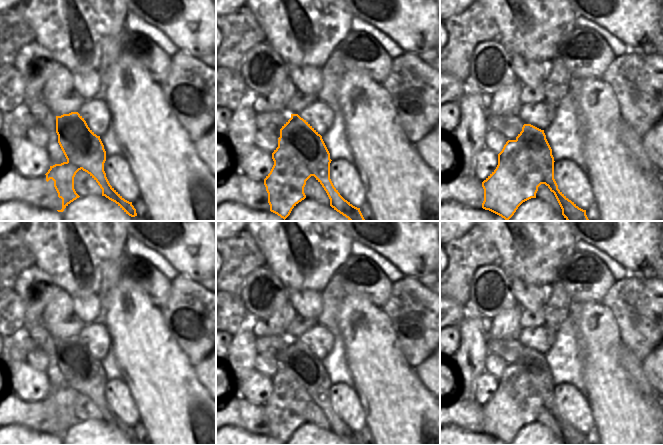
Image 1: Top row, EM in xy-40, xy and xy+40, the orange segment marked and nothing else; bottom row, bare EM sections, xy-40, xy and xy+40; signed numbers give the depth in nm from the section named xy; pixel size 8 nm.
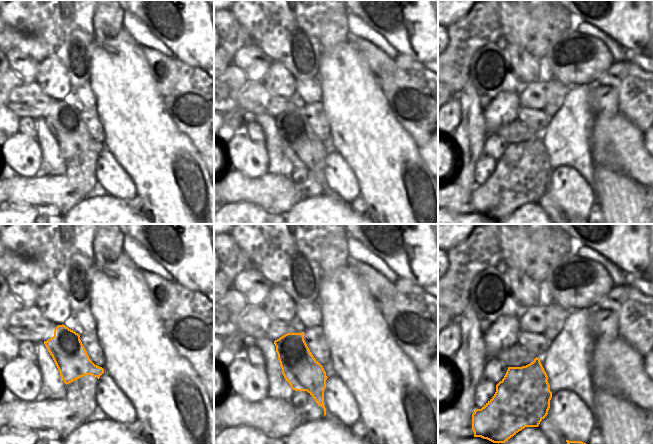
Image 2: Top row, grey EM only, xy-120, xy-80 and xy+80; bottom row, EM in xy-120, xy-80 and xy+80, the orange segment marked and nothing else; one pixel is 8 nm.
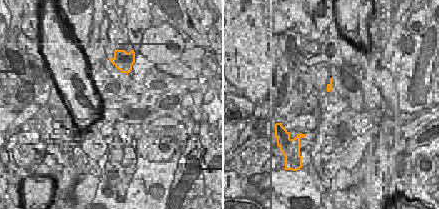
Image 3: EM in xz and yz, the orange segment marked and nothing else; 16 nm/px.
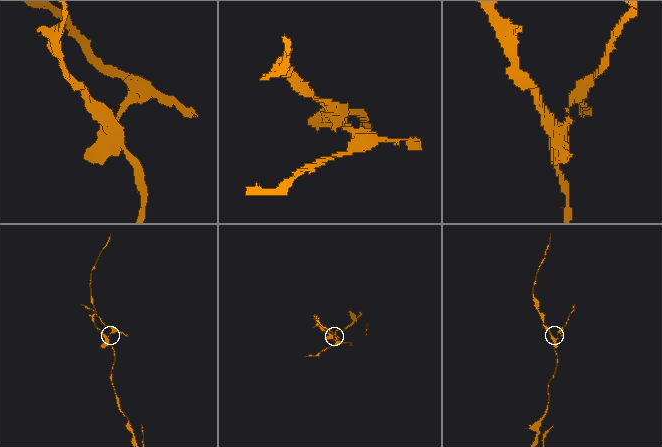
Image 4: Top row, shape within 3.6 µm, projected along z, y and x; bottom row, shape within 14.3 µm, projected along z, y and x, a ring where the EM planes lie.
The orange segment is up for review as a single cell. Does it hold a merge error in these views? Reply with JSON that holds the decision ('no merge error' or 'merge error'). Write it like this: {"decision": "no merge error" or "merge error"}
{"decision": "merge error"}

